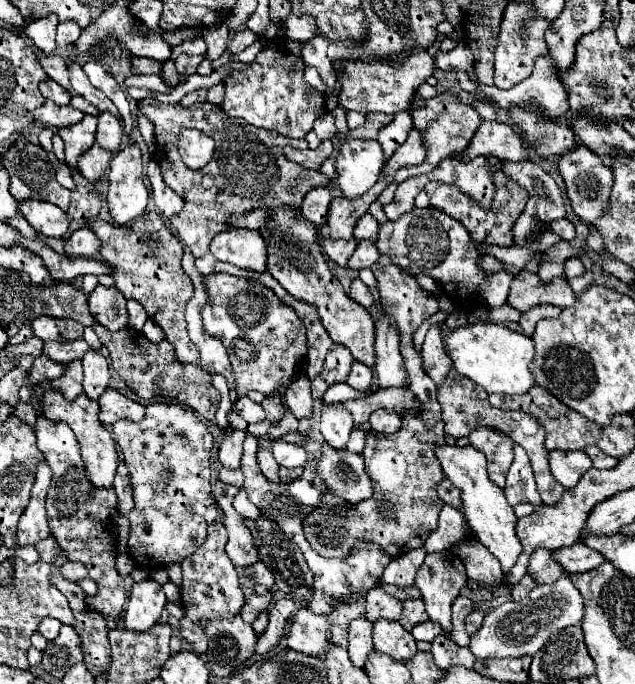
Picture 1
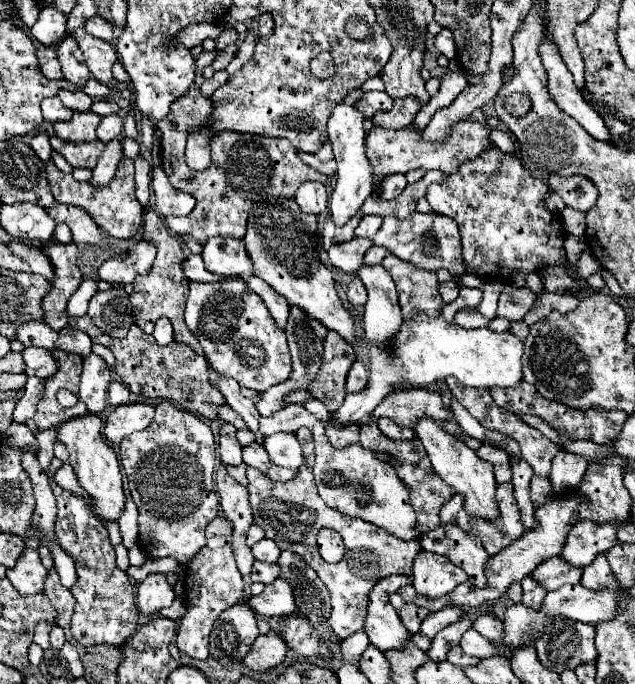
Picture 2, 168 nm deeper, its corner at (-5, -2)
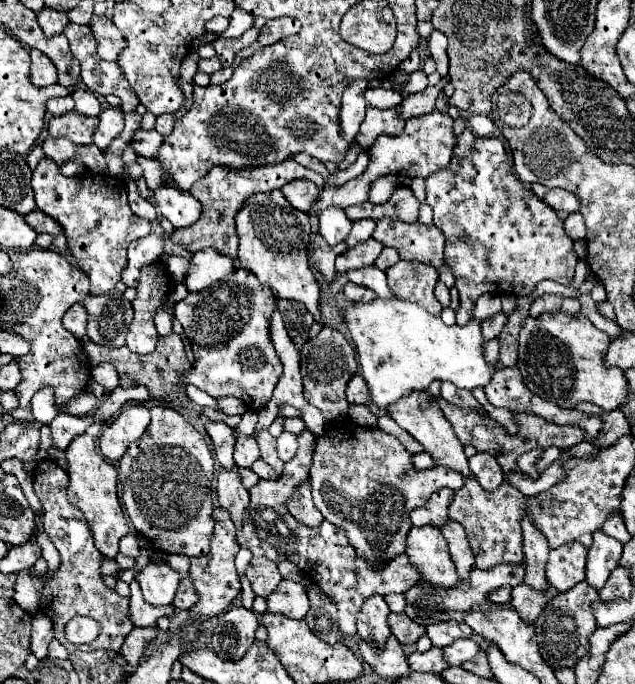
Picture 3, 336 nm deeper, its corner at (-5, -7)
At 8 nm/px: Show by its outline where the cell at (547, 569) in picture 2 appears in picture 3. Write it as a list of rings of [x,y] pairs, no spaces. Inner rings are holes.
[[[520,584],[516,588],[512,588],[512,600],[510,606],[520,612],[520,618],[526,624],[534,624],[538,614],[542,612],[544,604],[554,598],[558,592],[554,588],[548,588],[548,592],[536,592],[534,588],[528,588],[526,584]]]

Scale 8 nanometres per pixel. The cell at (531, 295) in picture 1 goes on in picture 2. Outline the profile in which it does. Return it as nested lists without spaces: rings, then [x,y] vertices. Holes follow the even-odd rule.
[[[506,285],[498,299],[498,317],[506,317],[508,321],[520,321],[524,315],[532,309],[532,303],[536,301],[538,293],[534,293],[528,287],[514,287]]]

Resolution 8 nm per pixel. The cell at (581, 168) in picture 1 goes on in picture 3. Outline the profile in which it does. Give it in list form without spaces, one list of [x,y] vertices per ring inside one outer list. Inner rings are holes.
[[[532,184],[530,190],[534,192],[534,196],[544,200],[552,210],[576,212],[580,208],[580,202],[572,192],[566,192],[566,190],[560,190],[560,188],[546,188],[542,184]]]

